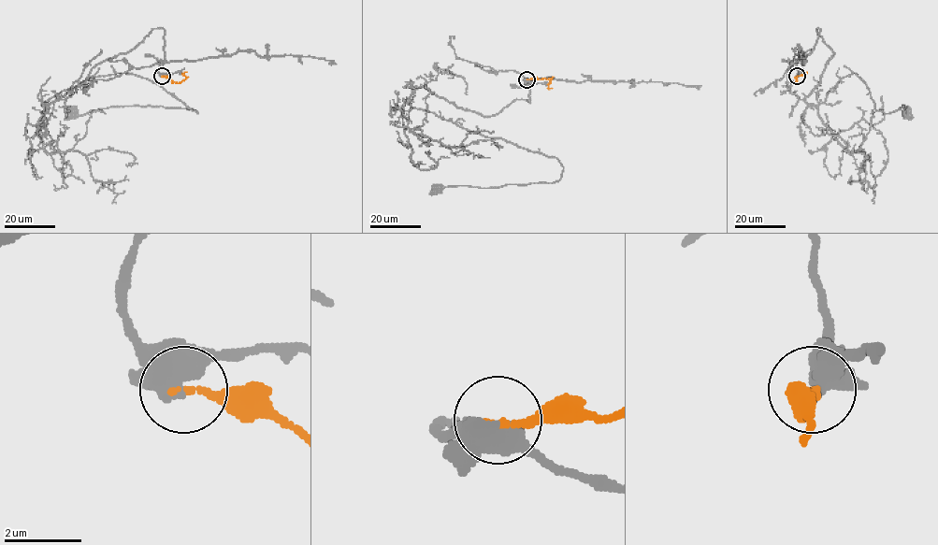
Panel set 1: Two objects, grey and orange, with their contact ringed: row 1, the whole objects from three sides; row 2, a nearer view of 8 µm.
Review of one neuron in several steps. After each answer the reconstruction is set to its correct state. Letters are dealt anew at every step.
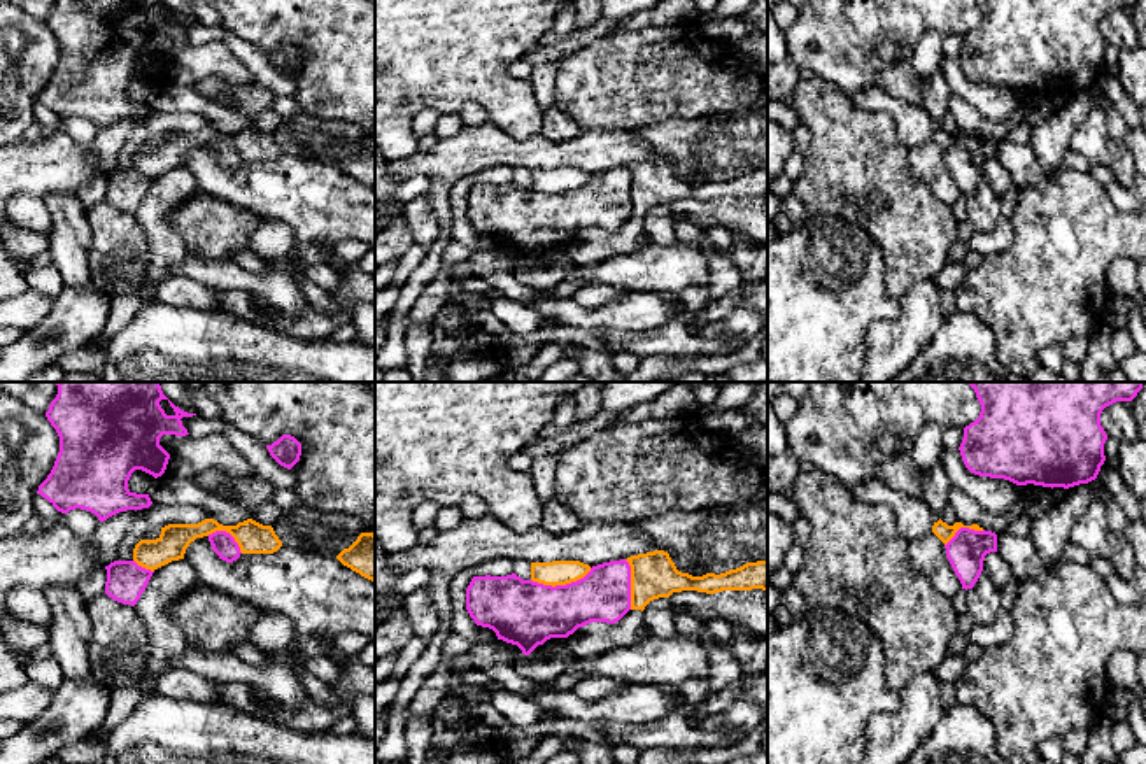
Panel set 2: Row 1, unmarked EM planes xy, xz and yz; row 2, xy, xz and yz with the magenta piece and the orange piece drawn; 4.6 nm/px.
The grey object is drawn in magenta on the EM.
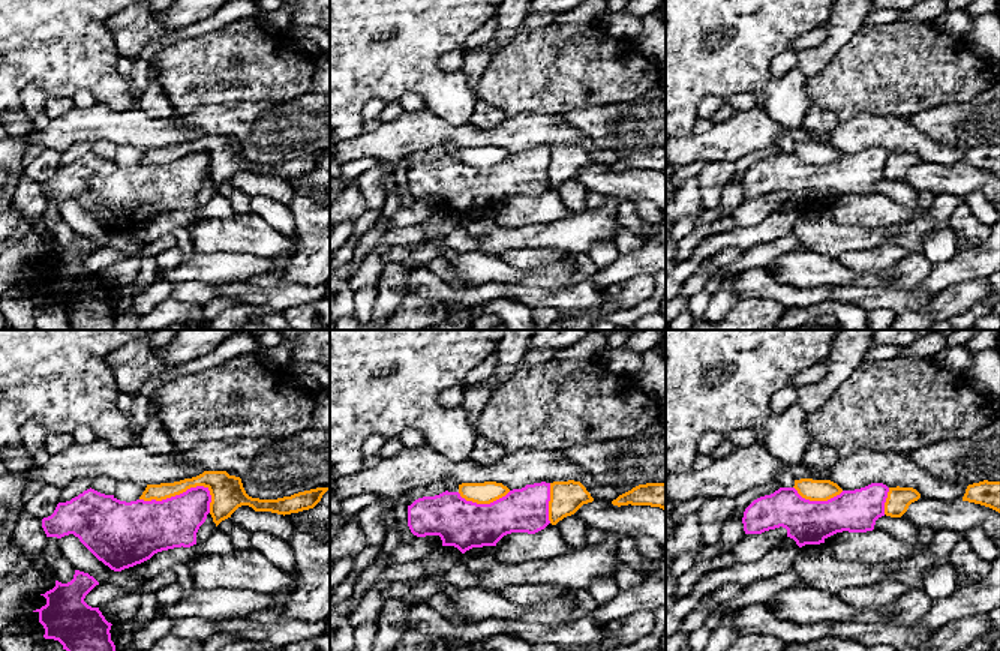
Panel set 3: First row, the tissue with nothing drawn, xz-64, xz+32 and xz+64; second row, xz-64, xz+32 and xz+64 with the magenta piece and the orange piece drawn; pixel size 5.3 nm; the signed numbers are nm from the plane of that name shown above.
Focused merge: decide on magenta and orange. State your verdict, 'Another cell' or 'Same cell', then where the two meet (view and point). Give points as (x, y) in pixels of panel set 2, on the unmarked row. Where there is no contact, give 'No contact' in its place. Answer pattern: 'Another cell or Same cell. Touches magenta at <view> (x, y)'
Another cell. Touches magenta at xz (561, 193)

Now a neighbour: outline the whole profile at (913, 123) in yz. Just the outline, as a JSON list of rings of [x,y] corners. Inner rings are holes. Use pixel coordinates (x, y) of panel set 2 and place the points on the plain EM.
[[[880,89],[860,91],[853,96],[852,102],[864,110],[888,112],[897,124],[901,142],[908,149],[932,140],[934,119],[920,105],[890,96]]]

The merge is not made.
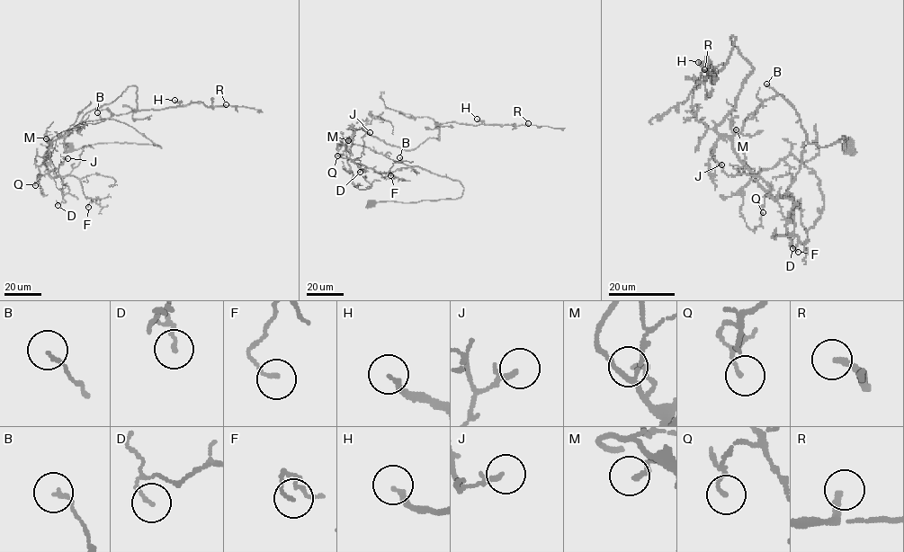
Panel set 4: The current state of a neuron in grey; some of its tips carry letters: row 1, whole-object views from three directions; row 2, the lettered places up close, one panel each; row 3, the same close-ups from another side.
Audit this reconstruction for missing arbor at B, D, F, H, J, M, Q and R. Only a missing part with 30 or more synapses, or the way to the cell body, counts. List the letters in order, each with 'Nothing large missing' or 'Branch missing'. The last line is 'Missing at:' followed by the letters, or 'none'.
B: Nothing large missing
D: Nothing large missing
F: Nothing large missing
H: Branch missing
J: Nothing large missing
M: Nothing large missing
Q: Nothing large missing
R: Branch missing
Missing at: H, R

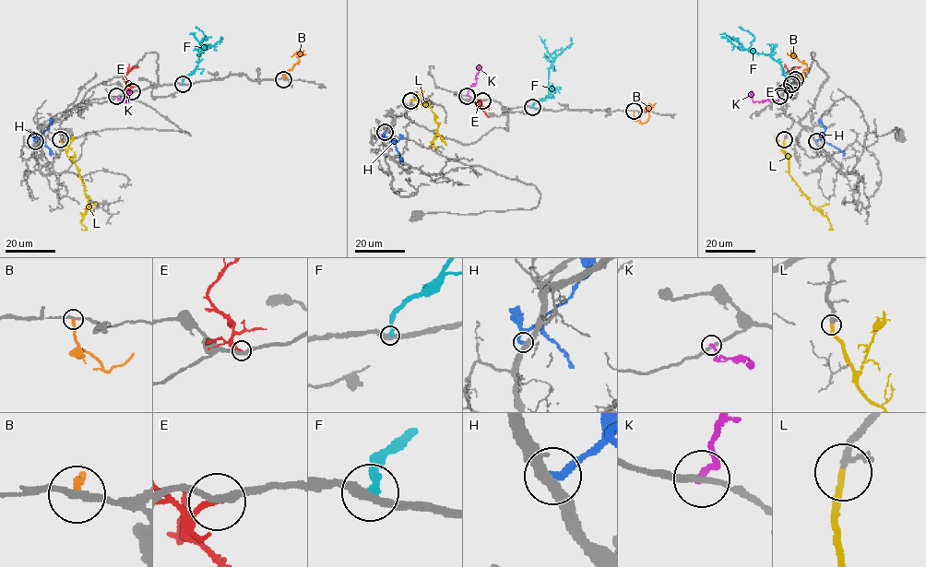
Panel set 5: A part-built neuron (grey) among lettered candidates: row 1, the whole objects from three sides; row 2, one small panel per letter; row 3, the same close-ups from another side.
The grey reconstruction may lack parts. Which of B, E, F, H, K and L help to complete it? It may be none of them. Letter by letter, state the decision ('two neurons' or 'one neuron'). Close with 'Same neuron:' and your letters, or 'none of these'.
B: two neurons
E: two neurons
F: two neurons
H: two neurons
K: two neurons
L: one neuron
Same neuron: L

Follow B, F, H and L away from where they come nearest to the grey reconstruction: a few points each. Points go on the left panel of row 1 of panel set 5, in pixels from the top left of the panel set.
B: (283, 79), (287, 72), (298, 63), (298, 55), (291, 57)
F: (183, 84), (195, 69), (198, 52), (204, 47), (189, 34)
H: (35, 141), (39, 136), (52, 154)
L: (60, 139), (65, 153), (77, 168), (88, 198), (81, 223), (86, 228), (82, 229)

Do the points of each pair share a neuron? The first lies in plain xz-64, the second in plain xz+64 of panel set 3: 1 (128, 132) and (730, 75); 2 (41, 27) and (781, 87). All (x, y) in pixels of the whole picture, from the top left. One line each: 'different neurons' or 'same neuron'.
1: different neurons
2: same neuron

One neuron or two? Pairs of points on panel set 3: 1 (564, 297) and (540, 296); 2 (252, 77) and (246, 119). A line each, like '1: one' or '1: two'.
1: one
2: two

